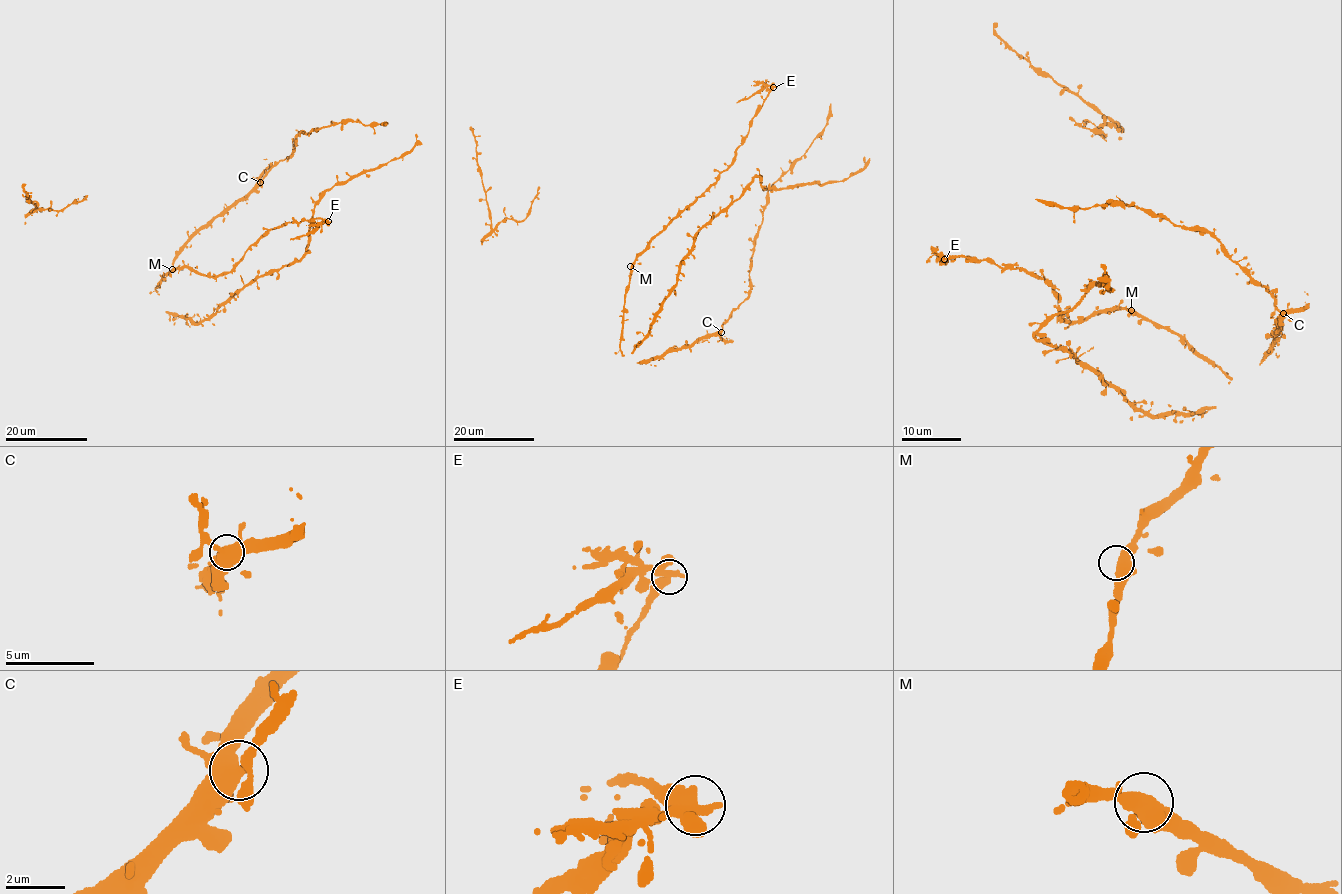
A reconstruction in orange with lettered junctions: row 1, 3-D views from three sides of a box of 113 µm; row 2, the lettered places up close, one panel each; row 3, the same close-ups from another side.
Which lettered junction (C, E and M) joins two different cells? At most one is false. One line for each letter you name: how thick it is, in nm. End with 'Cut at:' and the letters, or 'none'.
E: calibre 360 nm
Cut at: E

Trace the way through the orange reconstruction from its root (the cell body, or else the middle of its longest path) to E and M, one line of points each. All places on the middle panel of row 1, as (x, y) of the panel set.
E: (624, 354), (620, 349), (620, 339), (630, 268), (650, 241), (727, 170), (748, 133), (752, 117), (773, 88)
M: (624, 354), (620, 349), (620, 339), (630, 266)

